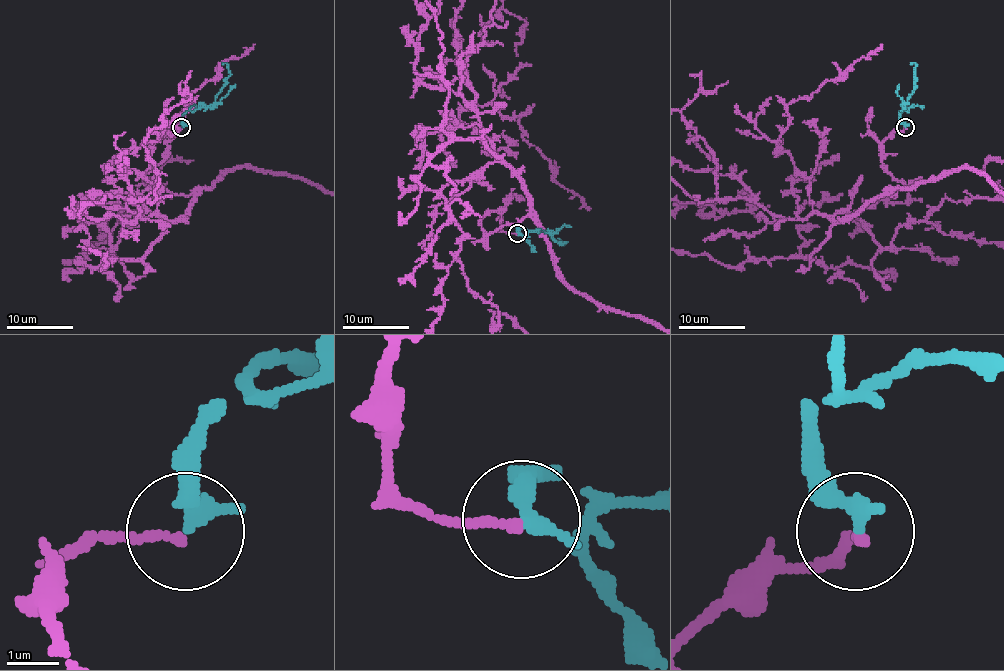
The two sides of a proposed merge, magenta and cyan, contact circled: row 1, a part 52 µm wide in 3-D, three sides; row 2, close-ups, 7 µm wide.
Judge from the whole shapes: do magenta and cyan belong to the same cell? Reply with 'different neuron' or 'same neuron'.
same neuron

